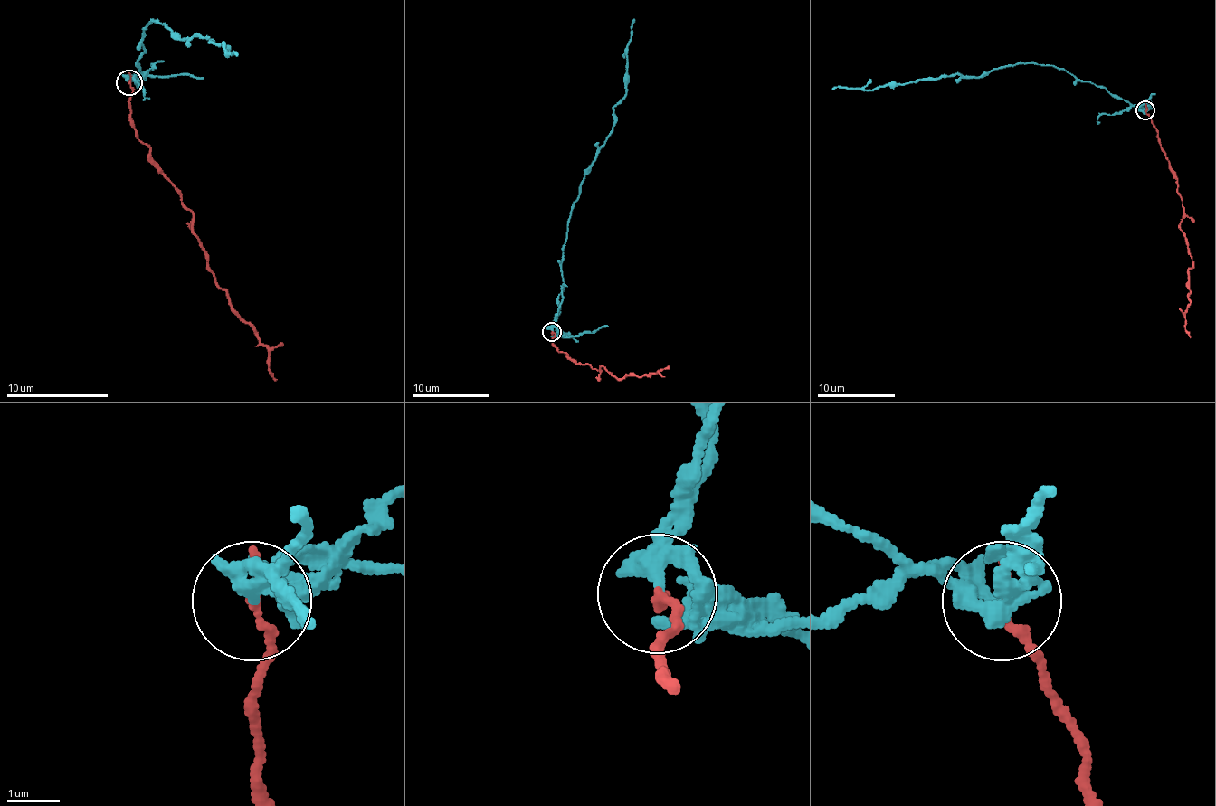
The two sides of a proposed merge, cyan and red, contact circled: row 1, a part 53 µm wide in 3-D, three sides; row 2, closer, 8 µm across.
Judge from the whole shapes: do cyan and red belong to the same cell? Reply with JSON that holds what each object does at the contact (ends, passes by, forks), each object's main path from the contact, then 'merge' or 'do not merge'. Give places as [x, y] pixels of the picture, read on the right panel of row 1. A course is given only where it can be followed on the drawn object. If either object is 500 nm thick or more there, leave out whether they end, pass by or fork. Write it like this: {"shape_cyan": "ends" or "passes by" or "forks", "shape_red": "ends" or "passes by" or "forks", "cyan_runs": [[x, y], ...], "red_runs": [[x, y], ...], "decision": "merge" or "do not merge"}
{"shape_cyan": "passes by", "shape_red": "ends", "cyan_runs": [[1145, 110], [1064, 70], [1033, 64], [1000, 66], [976, 78], [953, 73], [832, 89]], "red_runs": [[1145, 110], [1177, 181], [1182, 210], [1181, 229], [1192, 260], [1184, 313], [1184, 330], [1191, 336]], "decision": "do not merge"}

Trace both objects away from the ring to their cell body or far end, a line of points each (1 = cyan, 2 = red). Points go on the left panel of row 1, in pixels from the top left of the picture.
1: (129, 83), (150, 22), (166, 24), (181, 40), (198, 34), (237, 55)
2: (129, 83), (129, 124), (194, 213), (195, 238), (213, 279), (267, 348), (267, 371), (278, 378)

